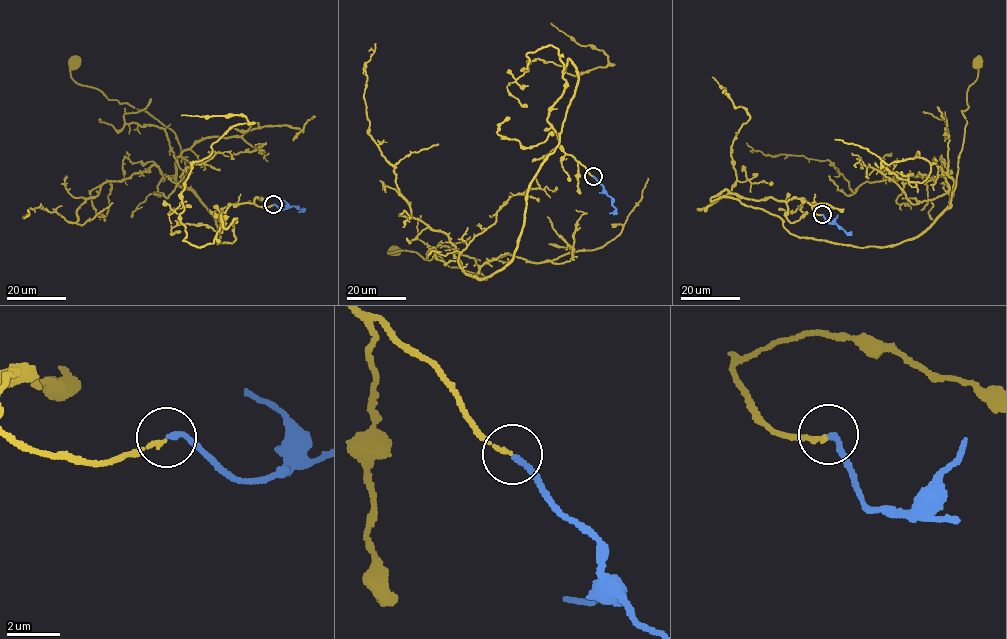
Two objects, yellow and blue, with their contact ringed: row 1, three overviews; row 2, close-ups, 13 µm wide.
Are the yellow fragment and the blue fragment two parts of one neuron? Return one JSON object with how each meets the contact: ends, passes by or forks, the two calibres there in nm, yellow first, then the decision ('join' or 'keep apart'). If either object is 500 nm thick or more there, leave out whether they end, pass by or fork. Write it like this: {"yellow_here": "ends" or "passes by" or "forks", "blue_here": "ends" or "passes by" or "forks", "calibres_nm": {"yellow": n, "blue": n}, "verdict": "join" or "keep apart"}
{"yellow_here": "ends", "blue_here": "ends", "calibres_nm": {"yellow": 140, "blue": 190}, "verdict": "join"}

